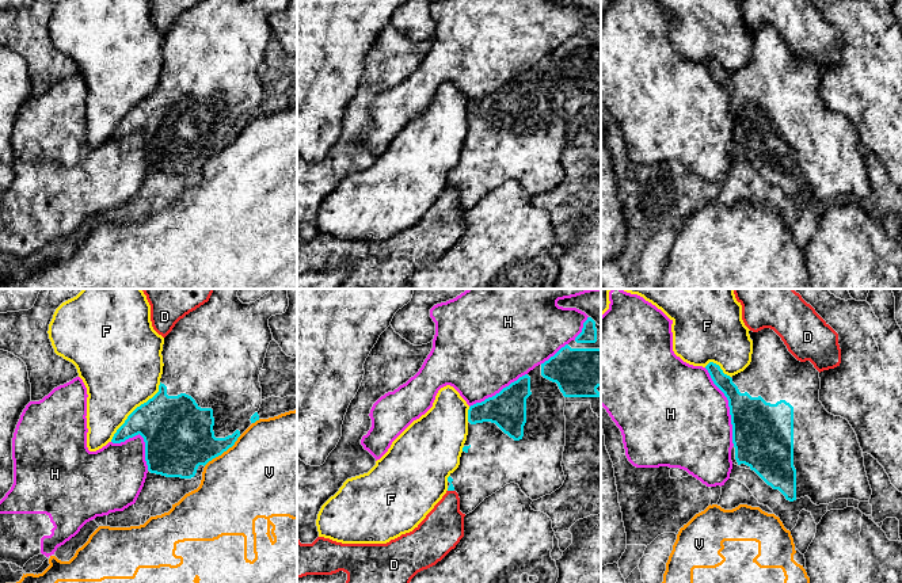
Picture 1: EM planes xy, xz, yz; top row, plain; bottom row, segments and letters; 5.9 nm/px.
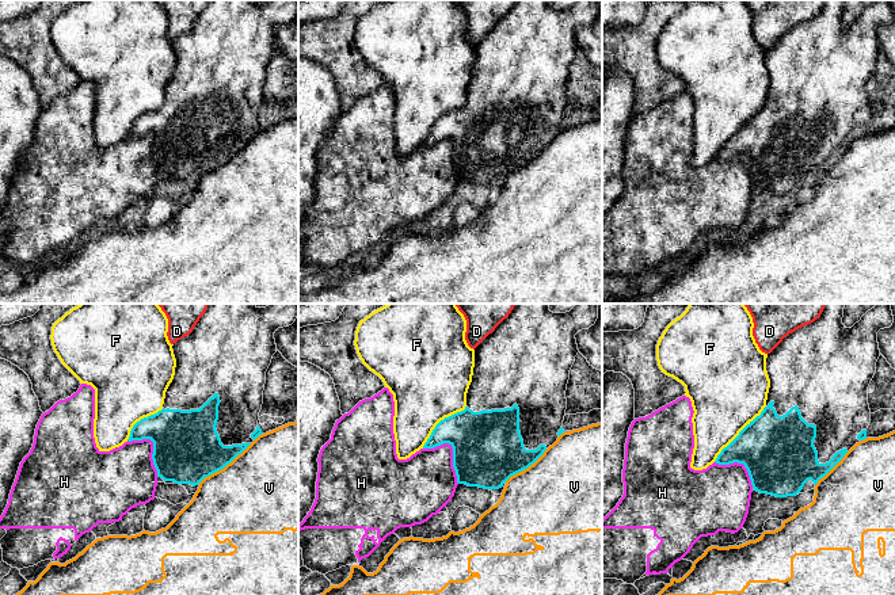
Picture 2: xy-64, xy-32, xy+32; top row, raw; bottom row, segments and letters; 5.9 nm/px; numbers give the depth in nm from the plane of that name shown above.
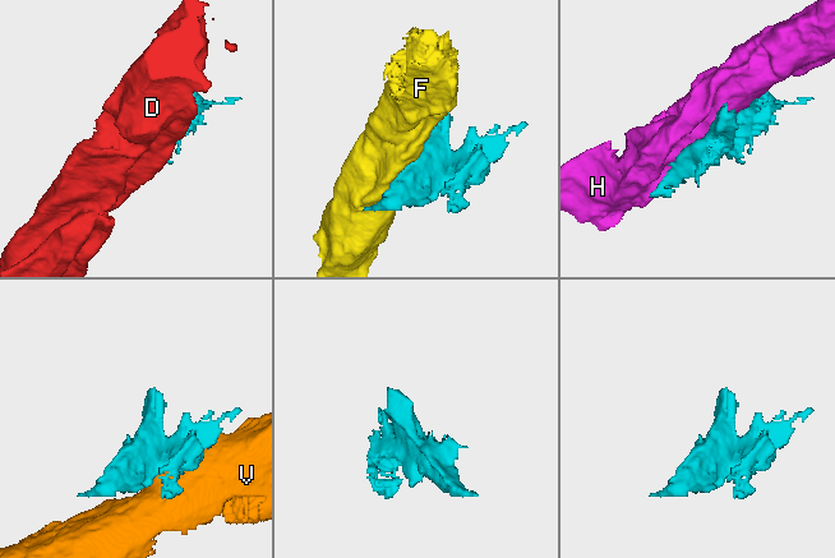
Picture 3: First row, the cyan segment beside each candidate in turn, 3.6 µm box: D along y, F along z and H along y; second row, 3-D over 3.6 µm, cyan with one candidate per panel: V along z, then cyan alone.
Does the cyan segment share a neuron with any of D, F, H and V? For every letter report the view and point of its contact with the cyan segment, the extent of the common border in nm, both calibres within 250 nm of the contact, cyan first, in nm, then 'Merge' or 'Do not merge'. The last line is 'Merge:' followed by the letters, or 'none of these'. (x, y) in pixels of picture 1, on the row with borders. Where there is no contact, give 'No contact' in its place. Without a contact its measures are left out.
D: Touches cyan at xz (450, 490). Shared border 40 nm. Thickness 30 nm (cyan) against 240 nm. Do not merge
F: Touches cyan at xy (134, 410). Shared border 460 nm. Thickness 380 nm (cyan) against 460 nm. Do not merge
H: Touches cyan at yz (729, 406). Shared border 500 nm. Thickness 360 nm (cyan) against 500 nm. Do not merge
V: Touches cyan at xy (223, 452). Shared border 280 nm. Thickness 360 nm (cyan) against 460 nm. Do not merge
Merge: none of these

